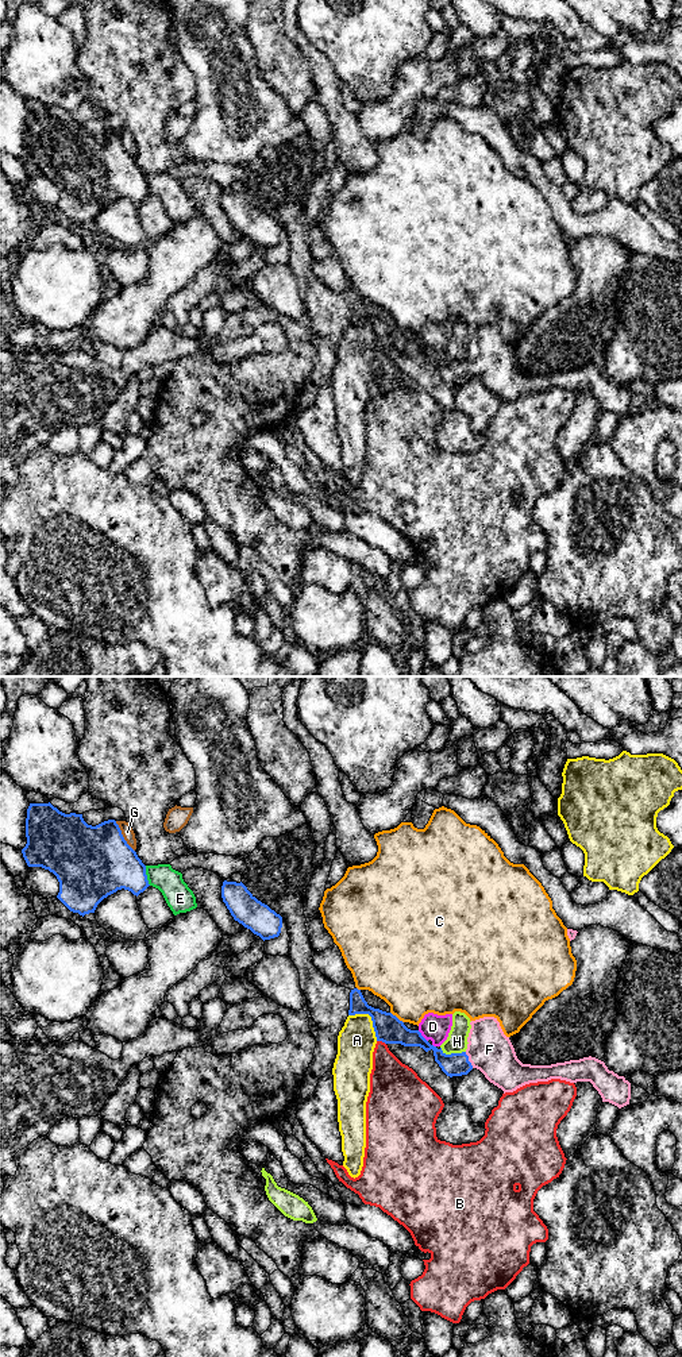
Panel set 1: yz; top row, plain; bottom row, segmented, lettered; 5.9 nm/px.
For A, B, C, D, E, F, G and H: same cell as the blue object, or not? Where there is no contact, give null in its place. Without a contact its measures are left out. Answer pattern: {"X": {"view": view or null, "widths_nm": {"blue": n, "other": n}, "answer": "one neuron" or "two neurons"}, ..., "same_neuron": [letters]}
{"A": {"view": "yz", "widths_nm": {"blue": 170, "other": 220}, "answer": "two neurons"}, "B": {"view": "yz", "widths_nm": {"blue": 170, "other": 260}, "answer": "two neurons"}, "C": {"view": "yz", "widths_nm": {"blue": 170, "other": 420}, "answer": "two neurons"}, "D": {"view": "yz", "widths_nm": {"blue": 170, "other": 160}, "answer": "two neurons"}, "E": {"view": "yz", "widths_nm": {"blue": 340, "other": 170}, "answer": "two neurons"}, "F": {"view": "yz", "widths_nm": {"blue": 140, "other": 260}, "answer": "one neuron"}, "G": {"view": "yz", "widths_nm": {"blue": 440, "other": 70}, "answer": "two neurons"}, "H": {"view": "yz", "widths_nm": {"blue": 140, "other": 130}, "answer": "two neurons"}, "same_neuron": ["F"]}

